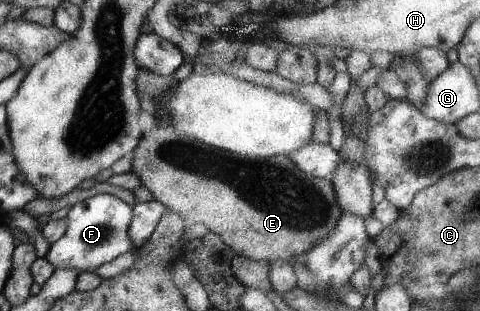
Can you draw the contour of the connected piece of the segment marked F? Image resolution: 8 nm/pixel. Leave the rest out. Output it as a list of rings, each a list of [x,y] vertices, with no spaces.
[[[98,194],[85,199],[69,210],[67,232],[52,243],[47,258],[57,268],[96,272],[102,265],[118,259],[118,255],[135,251],[128,232],[132,217],[130,207],[114,195]]]

